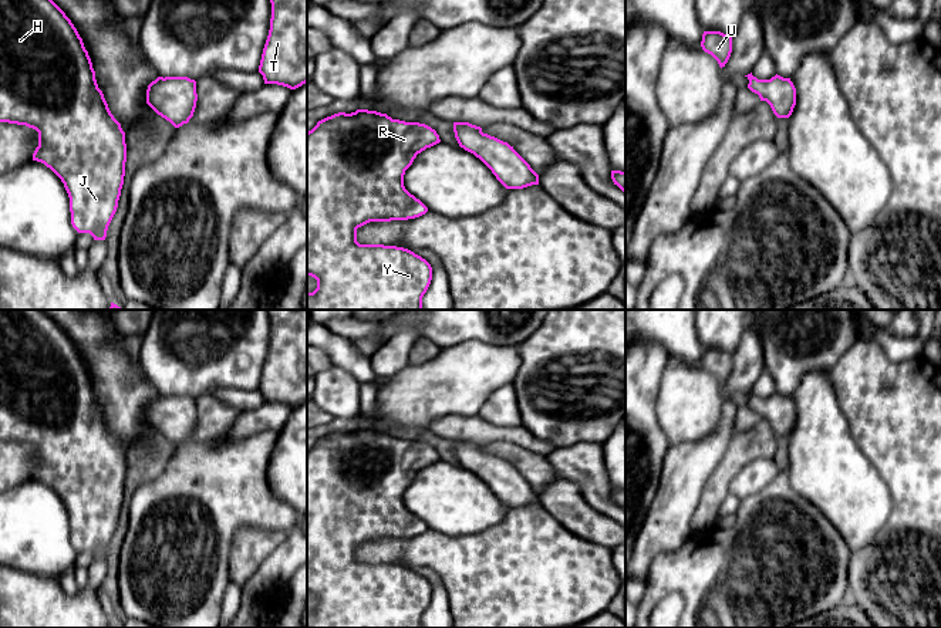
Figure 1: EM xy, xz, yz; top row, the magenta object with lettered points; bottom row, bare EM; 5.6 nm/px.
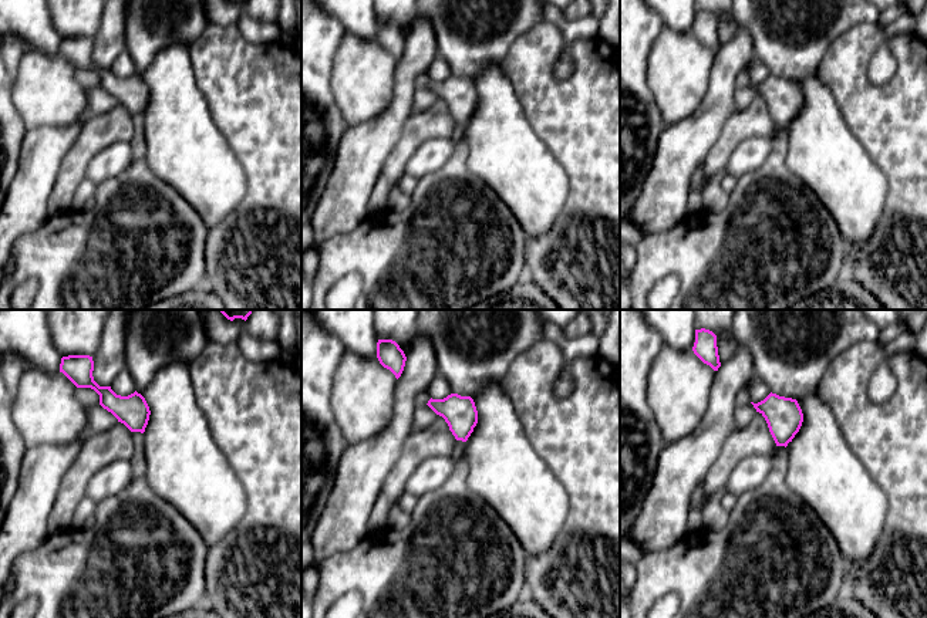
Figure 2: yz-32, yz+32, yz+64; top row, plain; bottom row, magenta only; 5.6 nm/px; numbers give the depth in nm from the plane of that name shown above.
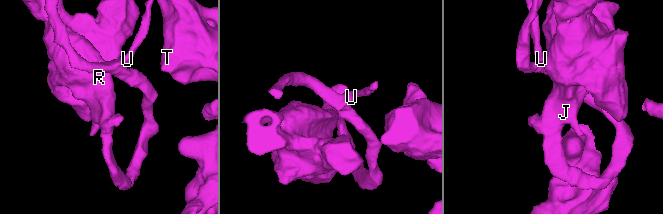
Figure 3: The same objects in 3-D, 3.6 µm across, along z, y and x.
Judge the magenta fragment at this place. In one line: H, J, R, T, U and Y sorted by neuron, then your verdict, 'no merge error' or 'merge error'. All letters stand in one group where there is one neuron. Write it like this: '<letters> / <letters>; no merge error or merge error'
H J R T U Y; no merge error

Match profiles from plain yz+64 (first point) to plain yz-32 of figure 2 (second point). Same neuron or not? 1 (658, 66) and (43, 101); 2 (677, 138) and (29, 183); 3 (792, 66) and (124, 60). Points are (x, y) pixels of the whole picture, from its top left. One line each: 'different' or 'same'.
1: same
2: same
3: different

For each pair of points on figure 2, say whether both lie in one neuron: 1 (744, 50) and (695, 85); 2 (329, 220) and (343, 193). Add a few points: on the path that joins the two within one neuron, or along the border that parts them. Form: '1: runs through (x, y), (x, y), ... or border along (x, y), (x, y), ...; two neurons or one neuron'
1: border along (715, 53), (711, 61), (707, 93), (697, 107); two neurons
2: runs through (336, 213), (343, 206), (343, 201); one neuron

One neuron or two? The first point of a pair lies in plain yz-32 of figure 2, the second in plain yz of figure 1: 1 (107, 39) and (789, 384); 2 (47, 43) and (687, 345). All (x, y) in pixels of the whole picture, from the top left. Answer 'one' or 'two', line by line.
1: two
2: one

